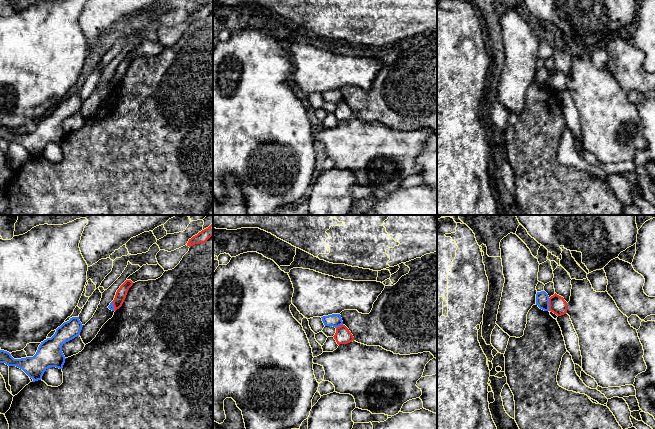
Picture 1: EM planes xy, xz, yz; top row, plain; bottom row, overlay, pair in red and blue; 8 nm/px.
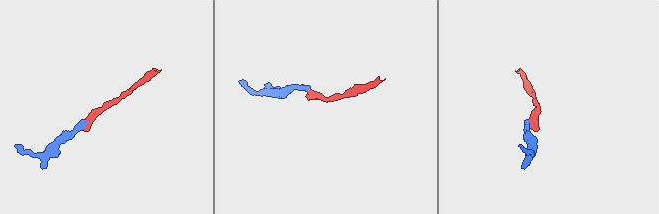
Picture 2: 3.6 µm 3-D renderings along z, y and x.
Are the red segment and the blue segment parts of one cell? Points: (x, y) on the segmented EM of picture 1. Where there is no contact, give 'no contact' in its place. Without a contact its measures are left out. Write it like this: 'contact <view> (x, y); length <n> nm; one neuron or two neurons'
contact yz (549, 304); length 100 nm; two neurons

